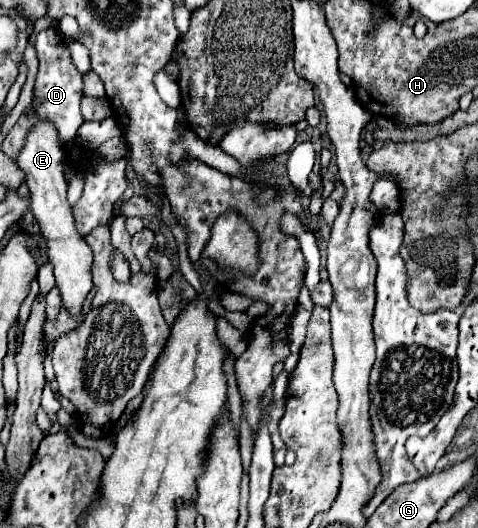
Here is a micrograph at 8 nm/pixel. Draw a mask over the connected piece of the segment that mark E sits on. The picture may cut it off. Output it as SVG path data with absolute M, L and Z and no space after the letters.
M37 121L33 129L29 131L29 137L25 139L25 145L17 157L19 169L25 173L25 181L31 191L31 211L35 219L41 225L41 233L47 239L49 249L49 261L55 269L57 287L61 291L63 305L71 311L71 315L77 315L81 311L81 305L91 291L91 249L81 239L81 235L75 231L73 213L67 203L67 183L63 177L63 157L65 151L61 149L61 143L57 139L57 131L49 121Z

